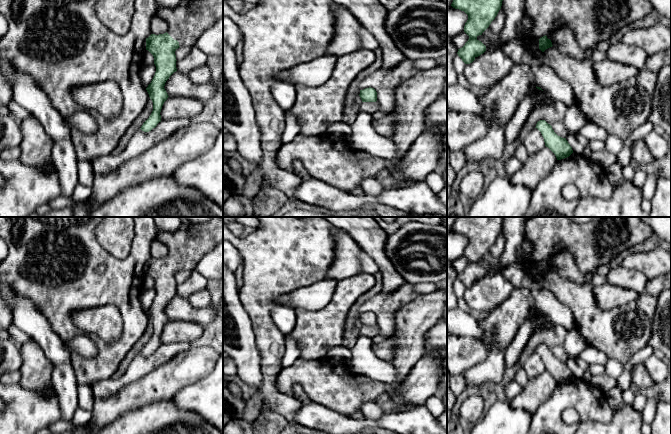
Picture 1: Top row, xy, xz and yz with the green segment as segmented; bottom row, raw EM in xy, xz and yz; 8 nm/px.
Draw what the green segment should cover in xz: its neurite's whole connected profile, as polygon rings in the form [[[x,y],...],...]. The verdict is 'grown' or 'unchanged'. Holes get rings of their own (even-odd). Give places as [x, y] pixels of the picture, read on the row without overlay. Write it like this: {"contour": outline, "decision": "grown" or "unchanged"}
{"contour": [[[365,312],[360,314],[359,318],[362,326],[376,326],[377,325],[377,316],[374,312]]], "decision": "unchanged"}

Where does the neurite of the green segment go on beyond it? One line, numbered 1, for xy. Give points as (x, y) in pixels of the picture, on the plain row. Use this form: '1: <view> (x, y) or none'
1: none

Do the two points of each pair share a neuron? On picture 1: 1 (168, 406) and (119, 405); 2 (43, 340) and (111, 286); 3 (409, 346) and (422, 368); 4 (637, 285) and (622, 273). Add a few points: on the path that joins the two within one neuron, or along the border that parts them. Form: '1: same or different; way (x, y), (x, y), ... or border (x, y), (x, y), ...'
1: different; border (166, 398), (126, 411), (122, 415)
2: different; border (41, 311), (51, 328), (63, 341)
3: different; border (424, 353), (404, 380)
4: same; way (633, 281), (626, 277)

